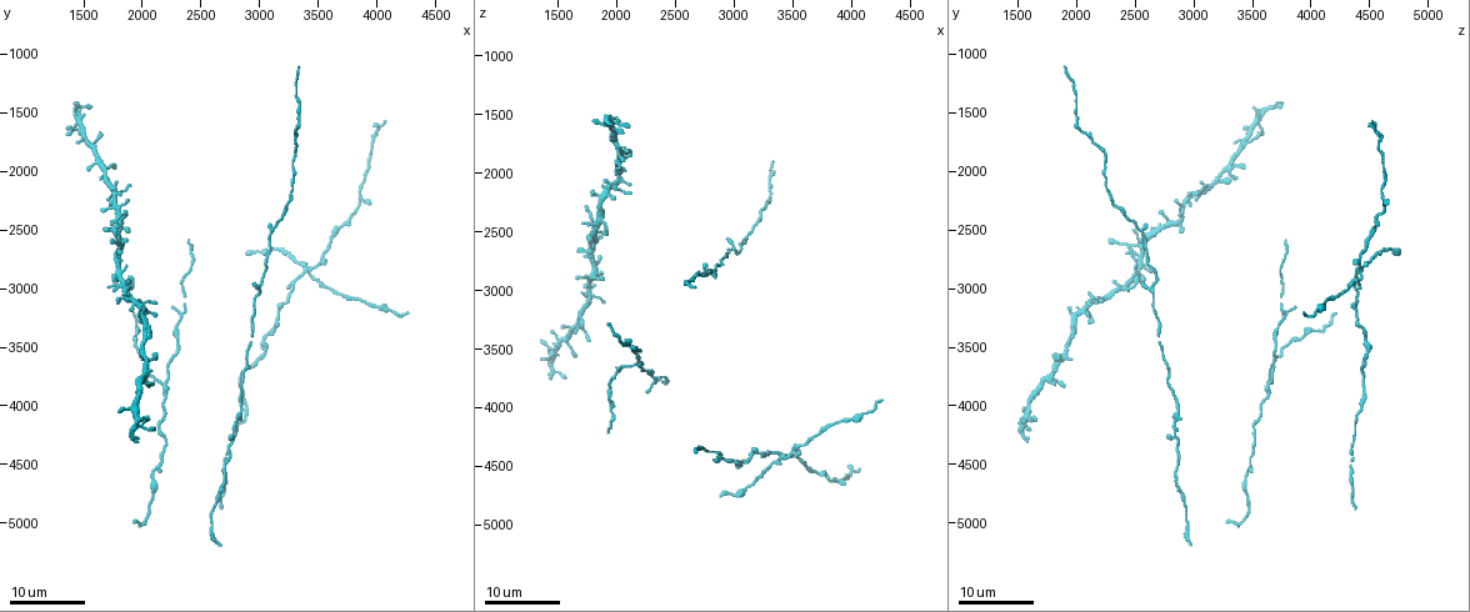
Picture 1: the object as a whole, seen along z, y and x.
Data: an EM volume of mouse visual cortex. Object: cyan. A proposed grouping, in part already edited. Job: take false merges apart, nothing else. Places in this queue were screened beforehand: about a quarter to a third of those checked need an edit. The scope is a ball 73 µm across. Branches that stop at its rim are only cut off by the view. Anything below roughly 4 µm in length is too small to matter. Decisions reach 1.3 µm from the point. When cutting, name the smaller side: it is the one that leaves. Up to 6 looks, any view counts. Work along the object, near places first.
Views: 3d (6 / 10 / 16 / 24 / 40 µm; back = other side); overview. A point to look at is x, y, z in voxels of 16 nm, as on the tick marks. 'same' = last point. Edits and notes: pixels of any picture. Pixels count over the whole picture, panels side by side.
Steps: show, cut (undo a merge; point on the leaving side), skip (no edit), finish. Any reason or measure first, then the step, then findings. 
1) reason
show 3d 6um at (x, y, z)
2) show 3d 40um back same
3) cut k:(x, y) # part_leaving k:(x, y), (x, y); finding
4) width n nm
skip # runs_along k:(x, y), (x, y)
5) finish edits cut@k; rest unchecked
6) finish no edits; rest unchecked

branch point
show 3d 24um at (2180, 3820, 3640)

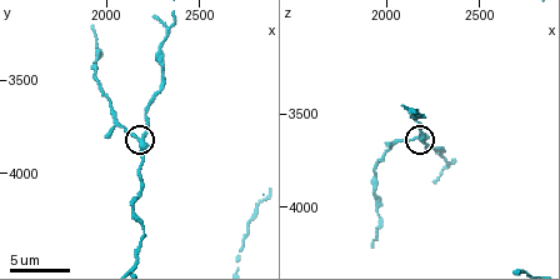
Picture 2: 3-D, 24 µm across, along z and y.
show 3d 10um same

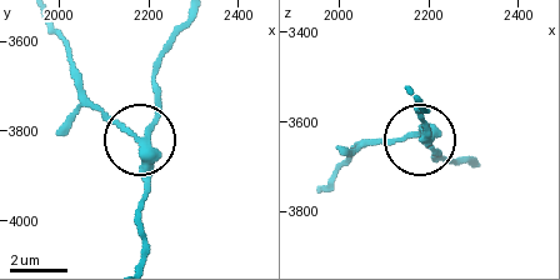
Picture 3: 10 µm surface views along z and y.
arms 3
cut 3:(118, 124) # part_leaving 3:(149, 150), (86, 93), (51, 21); two neurons meet here

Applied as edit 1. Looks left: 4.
show overview

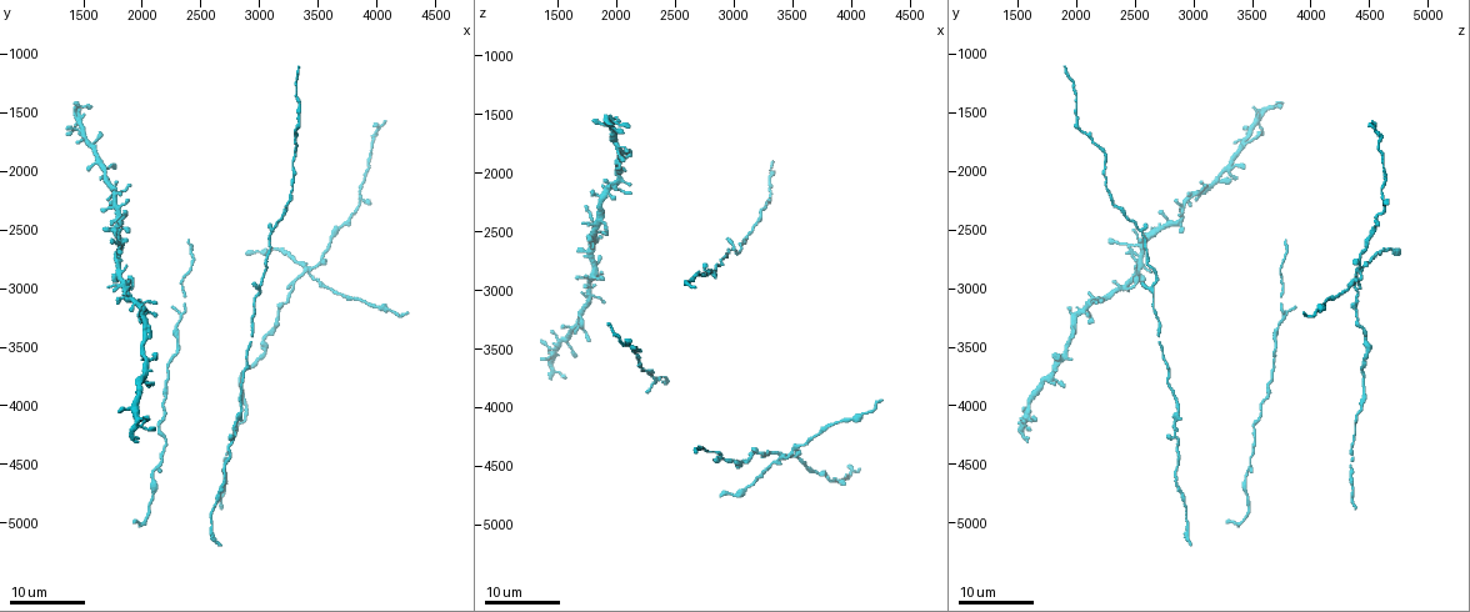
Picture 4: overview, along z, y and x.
four arms meet
show 3d 24um at (1980, 3160, 2100)

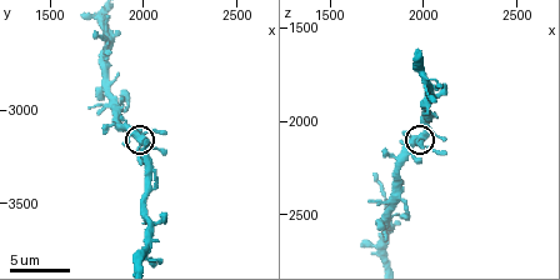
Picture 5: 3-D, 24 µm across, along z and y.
show 3d 10um same

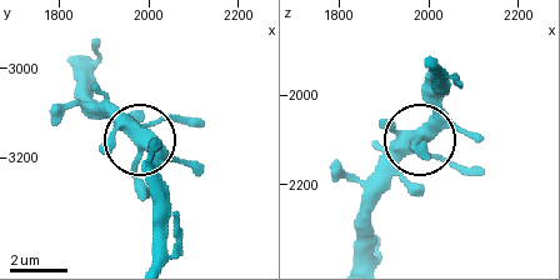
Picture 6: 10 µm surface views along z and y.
arms 4
skip # all the same neuron

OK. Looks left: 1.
finish edits cut@3; rest unchecked

